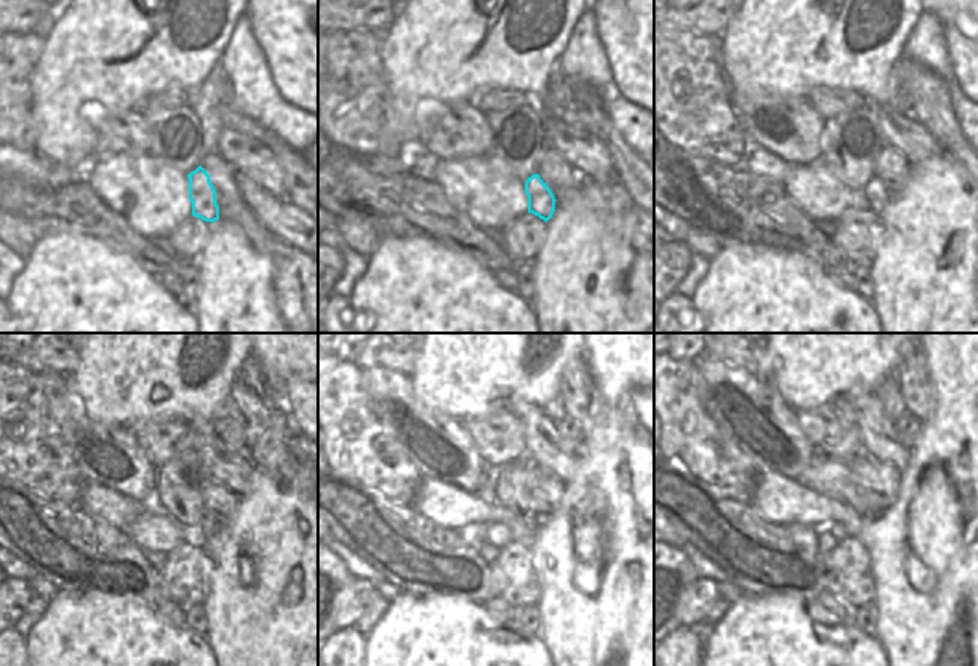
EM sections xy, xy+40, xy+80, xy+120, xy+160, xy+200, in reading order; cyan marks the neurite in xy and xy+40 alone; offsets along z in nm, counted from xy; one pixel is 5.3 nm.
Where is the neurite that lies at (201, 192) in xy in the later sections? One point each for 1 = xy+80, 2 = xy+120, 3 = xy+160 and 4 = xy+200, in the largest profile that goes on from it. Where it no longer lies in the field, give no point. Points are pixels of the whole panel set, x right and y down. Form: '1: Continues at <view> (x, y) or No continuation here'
1: Continues at xy+80 (875, 192)
2: Continues at xy+120 (207, 527)
3: Continues at xy+160 (540, 519)
4: Continues at xy+200 (869, 516)

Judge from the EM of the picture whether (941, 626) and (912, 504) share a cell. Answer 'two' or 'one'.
one

